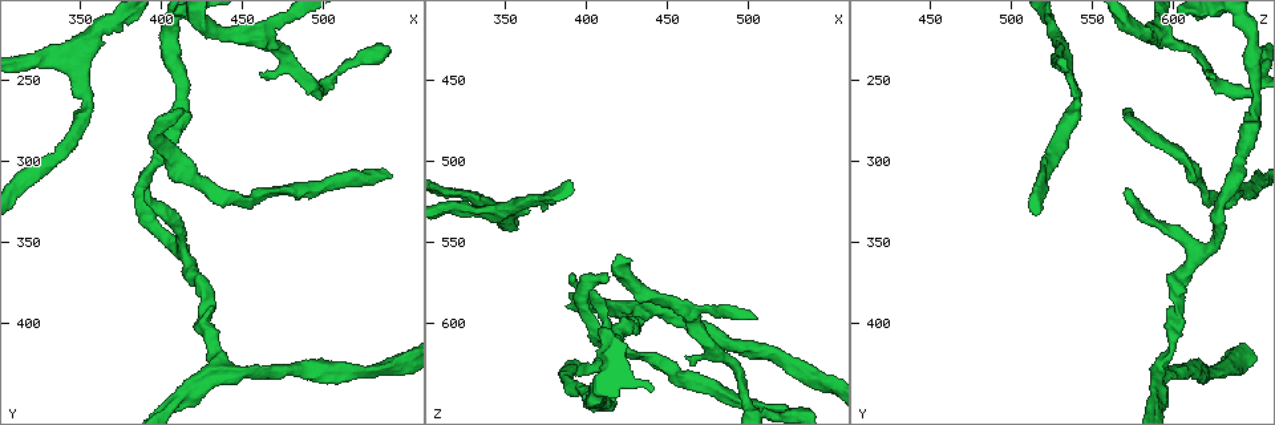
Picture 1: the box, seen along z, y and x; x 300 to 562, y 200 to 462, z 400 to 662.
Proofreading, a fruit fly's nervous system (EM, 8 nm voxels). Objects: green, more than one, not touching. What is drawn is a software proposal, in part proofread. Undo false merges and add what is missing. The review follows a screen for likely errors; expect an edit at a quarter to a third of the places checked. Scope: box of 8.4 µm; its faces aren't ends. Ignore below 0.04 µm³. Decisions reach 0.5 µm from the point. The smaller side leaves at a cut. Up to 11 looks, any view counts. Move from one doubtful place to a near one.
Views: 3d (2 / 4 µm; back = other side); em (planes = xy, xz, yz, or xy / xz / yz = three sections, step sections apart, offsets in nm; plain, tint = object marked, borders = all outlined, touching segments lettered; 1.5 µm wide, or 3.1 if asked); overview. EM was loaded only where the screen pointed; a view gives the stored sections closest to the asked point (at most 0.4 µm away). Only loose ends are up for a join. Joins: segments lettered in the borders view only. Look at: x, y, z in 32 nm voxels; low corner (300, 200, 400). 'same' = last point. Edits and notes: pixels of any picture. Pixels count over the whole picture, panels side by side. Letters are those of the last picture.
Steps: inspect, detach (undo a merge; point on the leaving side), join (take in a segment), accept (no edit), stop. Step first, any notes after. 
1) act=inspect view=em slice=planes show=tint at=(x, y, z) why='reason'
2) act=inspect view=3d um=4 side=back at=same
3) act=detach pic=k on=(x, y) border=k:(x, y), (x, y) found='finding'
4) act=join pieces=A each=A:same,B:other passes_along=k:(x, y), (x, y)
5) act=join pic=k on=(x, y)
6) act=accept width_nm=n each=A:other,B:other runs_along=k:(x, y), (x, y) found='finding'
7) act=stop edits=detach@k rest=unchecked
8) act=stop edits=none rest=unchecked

act=inspect view=em slice=xy step=4 show=plain at=(412, 356, 618) why='arms part here'

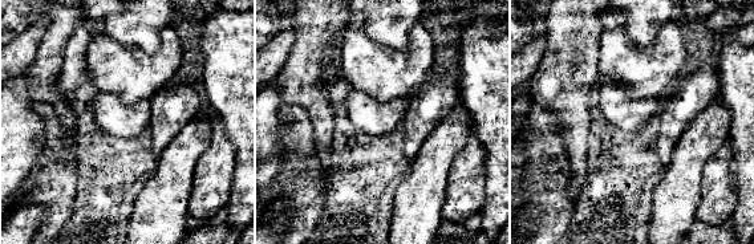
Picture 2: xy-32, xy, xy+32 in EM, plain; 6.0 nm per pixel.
act=inspect view=em slice=xy step=4 show=borders at=same why='what lies round it'

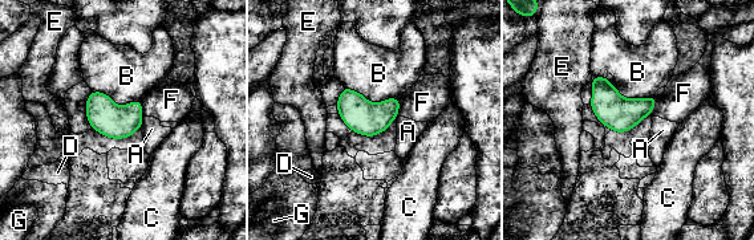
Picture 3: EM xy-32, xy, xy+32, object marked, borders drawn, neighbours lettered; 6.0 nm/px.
act=accept each=A:other,B:other,C:other,D:other,E:other,F:other,G:other border=3:(594, 74), (624, 97), (655, 97) found='continuous, no second neuron'

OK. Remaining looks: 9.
act=inspect view=3d um=2 at=(394, 316, 570) why='tapers out'

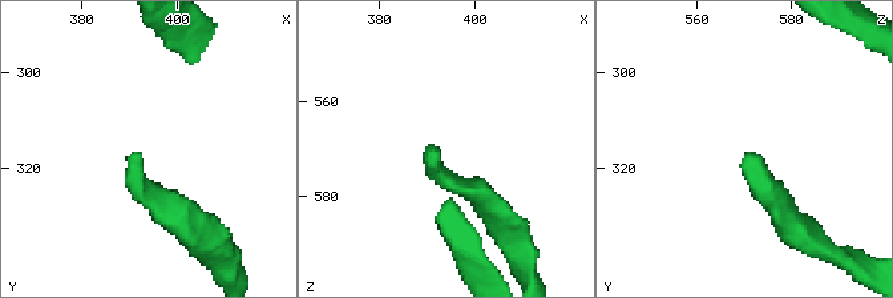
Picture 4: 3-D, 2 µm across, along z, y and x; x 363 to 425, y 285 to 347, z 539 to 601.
act=inspect view=em slice=xy step=8 show=tint at=(393, 318, 570)

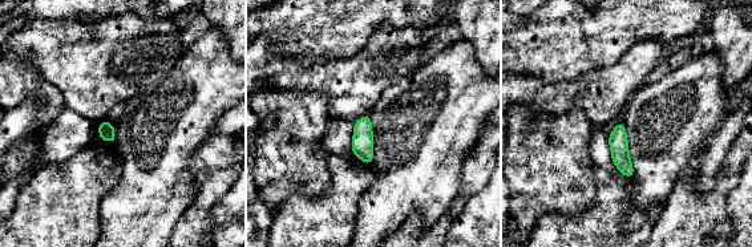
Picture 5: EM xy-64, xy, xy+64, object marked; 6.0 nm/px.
act=inspect view=em slice=planes show=borders at=same why='another direction'

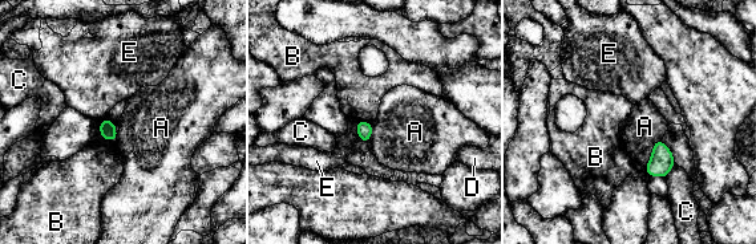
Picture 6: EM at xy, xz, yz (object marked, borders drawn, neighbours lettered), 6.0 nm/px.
act=accept each=A:other,B:other,C:other,D:other,E:other found='no lettered segment goes on from it'

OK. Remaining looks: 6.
act=inspect view=3d um=4 at=(412, 270, 574) why='an open end'

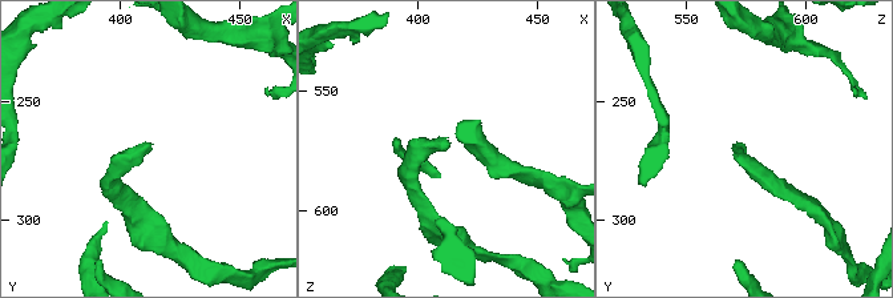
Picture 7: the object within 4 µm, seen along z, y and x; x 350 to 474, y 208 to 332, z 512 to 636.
act=inspect view=em slice=planes show=borders at=(413, 268, 574)

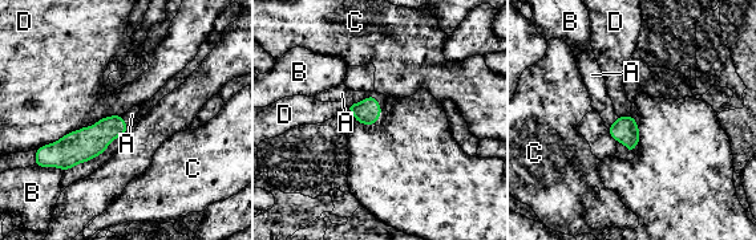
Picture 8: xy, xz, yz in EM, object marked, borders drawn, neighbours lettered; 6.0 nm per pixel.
act=join pieces=A each=A:same,B:other,C:other,D:other passes_along=8:(367, 112), (368, 97), (342, 93) found='the neuron continues'

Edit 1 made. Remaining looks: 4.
act=inspect view=overview

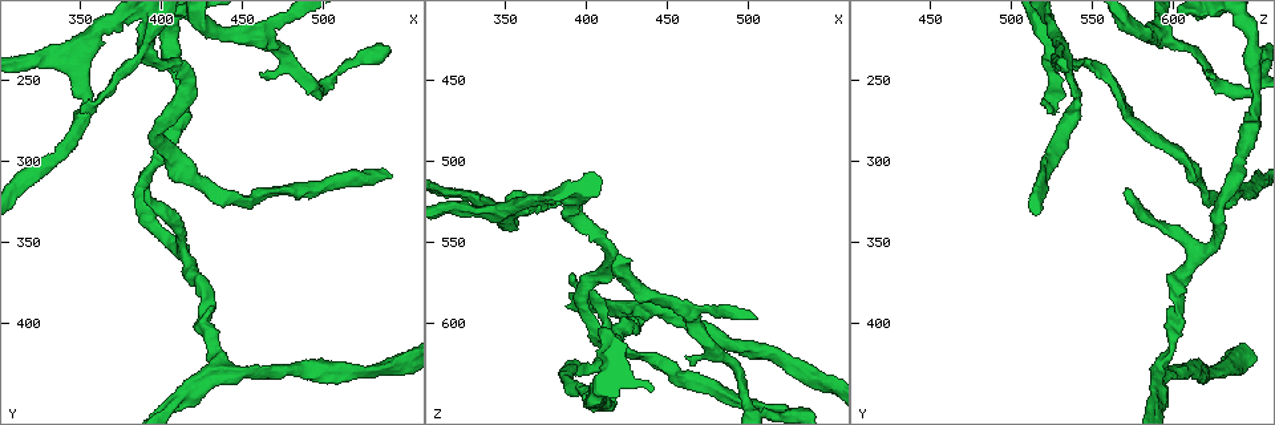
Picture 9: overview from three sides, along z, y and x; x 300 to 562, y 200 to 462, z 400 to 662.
act=inspect view=3d um=2 at=(464, 222, 594) why='arms part here'

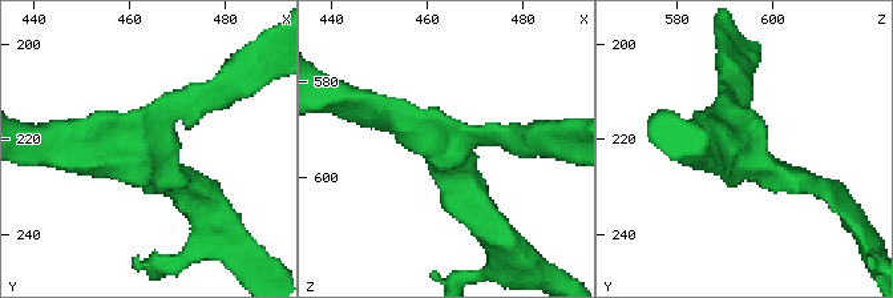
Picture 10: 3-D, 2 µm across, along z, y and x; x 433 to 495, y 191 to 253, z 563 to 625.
act=inspect view=em slice=planes show=tint at=(463, 223, 594) arms=3 arm_widths_nm=190,200,200

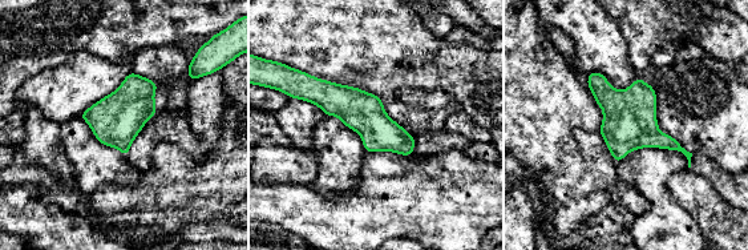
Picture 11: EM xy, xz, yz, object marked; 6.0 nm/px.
act=inspect view=em slice=planes show=borders at=same

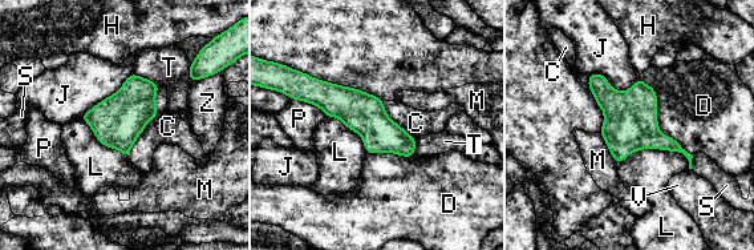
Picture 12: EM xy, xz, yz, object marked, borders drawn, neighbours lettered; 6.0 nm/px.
act=accept width_nm=240 each=C:other,D:other,H:other,J:other,L:other,M:other,P:other,S:other,T:other,V:other,Z:other border=12:(157, 113), (138, 136), (128, 157) found='one neuron here'

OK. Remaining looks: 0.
act=stop edits=join@8 rest=unchecked

